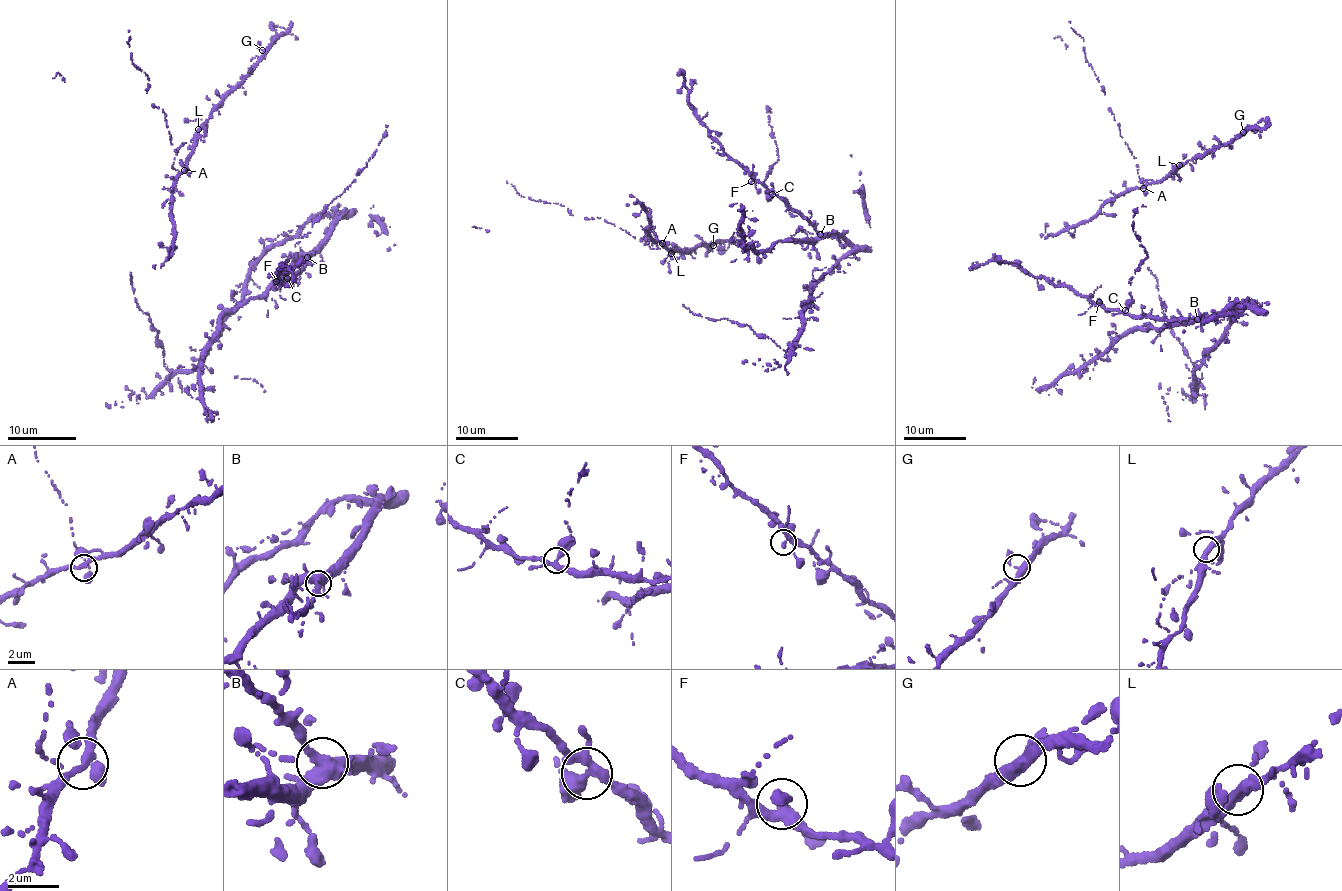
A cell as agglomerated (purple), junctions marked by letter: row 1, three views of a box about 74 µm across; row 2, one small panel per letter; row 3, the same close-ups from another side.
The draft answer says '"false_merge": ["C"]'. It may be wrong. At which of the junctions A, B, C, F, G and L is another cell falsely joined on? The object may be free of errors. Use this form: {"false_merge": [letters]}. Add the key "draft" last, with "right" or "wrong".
{"false_merge": ["C"], "draft": "right"}

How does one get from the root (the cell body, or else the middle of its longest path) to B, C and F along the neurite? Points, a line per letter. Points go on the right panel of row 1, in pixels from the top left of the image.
B: (1195, 390), (1194, 372), (1202, 357), (1233, 321), (1234, 313), (1254, 303), (1197, 319)
C: (1195, 390), (1194, 372), (1202, 357), (1234, 313), (1254, 303), (1204, 318), (1174, 320), (1124, 311)
F: (1195, 390), (1194, 372), (1202, 357), (1234, 313), (1254, 303), (1204, 318), (1174, 320), (1129, 316), (1099, 302)

